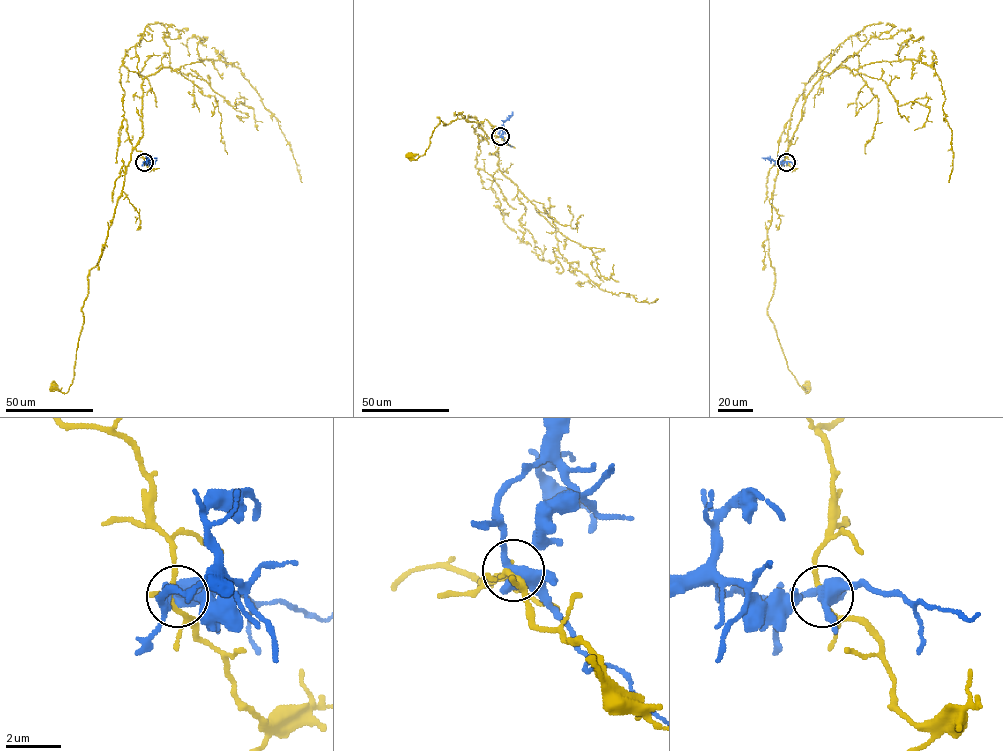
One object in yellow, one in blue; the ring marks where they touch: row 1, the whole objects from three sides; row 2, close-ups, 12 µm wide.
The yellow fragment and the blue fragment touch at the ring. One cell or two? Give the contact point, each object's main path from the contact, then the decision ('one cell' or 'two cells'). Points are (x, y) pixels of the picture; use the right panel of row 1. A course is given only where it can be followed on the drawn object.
(786, 162) | yellow via (786, 162), (788, 148), (775, 181), (767, 232), (775, 278), (767, 313), (788, 368), (807, 393), (805, 387) | blue via (786, 162), (762, 157) | two cells

